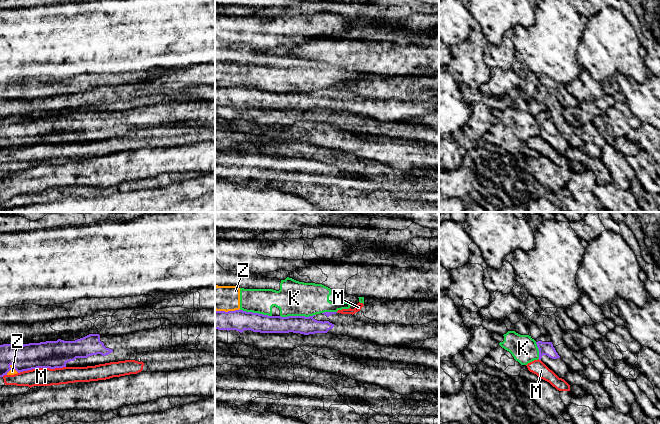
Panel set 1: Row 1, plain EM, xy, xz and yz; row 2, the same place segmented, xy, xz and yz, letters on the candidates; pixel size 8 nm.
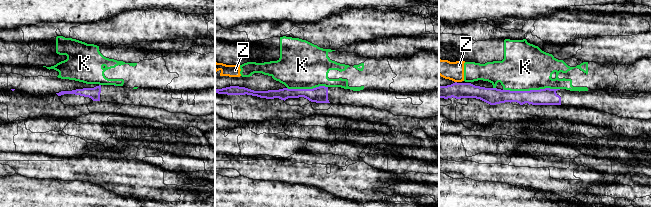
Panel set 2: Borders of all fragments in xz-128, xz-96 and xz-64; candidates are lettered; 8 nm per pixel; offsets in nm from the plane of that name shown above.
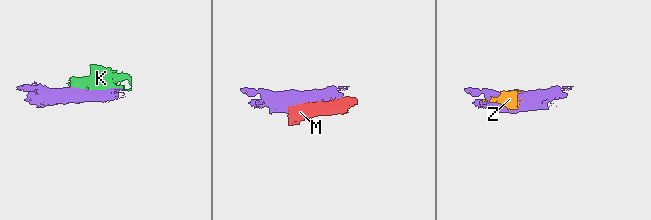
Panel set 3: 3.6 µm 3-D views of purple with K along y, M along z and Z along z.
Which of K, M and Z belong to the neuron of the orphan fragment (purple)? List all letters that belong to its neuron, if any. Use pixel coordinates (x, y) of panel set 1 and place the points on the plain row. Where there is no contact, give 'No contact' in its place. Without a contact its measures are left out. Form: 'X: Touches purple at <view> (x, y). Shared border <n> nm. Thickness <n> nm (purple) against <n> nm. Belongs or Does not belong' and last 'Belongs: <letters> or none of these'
K: Touches purple at xz (297, 92). Shared border 280 nm. Thickness 140 nm (purple) against 280 nm. Does not belong
M: Touches purple at xy (41, 143). Shared border 380 nm. Thickness 220 nm (purple) against 140 nm. Does not belong
Z: Touches purple at xz (228, 87). Shared border 200 nm. Thickness 170 nm (purple) against 200 nm. Does not belong
Belongs: none of these

